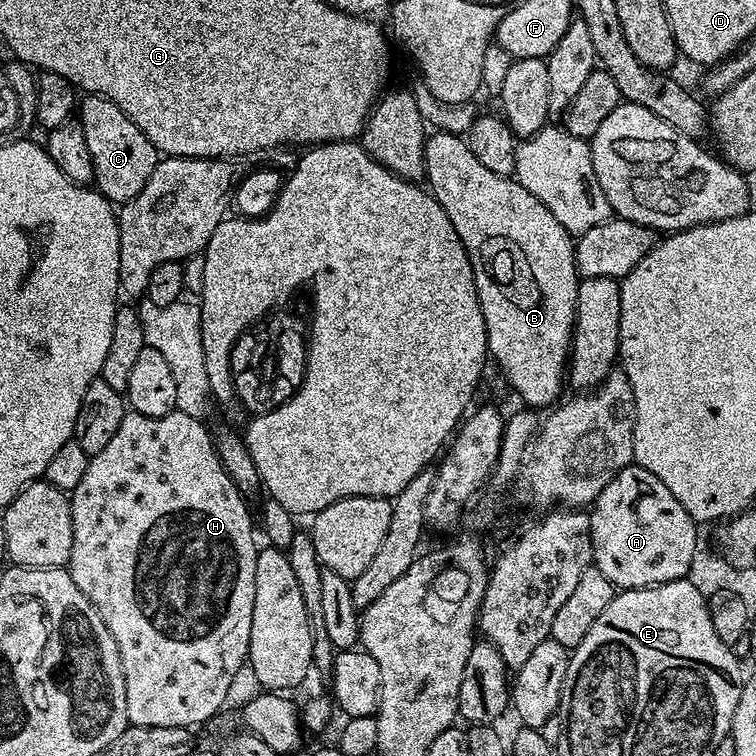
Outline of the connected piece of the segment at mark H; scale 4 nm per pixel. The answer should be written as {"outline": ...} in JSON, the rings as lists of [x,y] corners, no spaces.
{"outline":[[[173,409],[164,416],[148,416],[138,414],[137,412],[127,411],[124,415],[122,423],[118,426],[118,431],[114,434],[114,438],[110,438],[106,450],[102,450],[96,456],[89,459],[86,466],[86,474],[82,474],[82,482],[78,482],[78,486],[72,493],[70,499],[72,502],[72,521],[74,522],[74,546],[70,546],[70,558],[67,562],[68,573],[74,578],[74,586],[78,586],[78,590],[82,590],[82,594],[86,594],[86,598],[94,606],[94,610],[98,610],[98,614],[102,618],[102,622],[106,622],[106,630],[110,630],[110,634],[114,638],[114,642],[118,646],[118,654],[122,658],[122,674],[126,682],[126,714],[128,722],[131,726],[182,726],[183,728],[195,729],[196,724],[200,726],[207,725],[213,716],[221,711],[220,707],[228,700],[228,691],[232,688],[232,683],[236,680],[236,675],[240,672],[240,667],[245,667],[248,659],[248,647],[250,646],[250,622],[254,618],[254,574],[256,573],[256,554],[258,551],[258,543],[252,537],[252,524],[254,528],[254,516],[248,513],[249,501],[241,494],[233,480],[230,479],[228,472],[222,466],[220,456],[216,452],[215,441],[211,431],[208,432],[204,426],[204,422],[196,417],[188,416],[178,409]]]}

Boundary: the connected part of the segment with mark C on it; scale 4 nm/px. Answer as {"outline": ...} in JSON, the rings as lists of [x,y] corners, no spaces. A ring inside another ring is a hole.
{"outline":[[[85,95],[78,104],[78,119],[82,130],[86,130],[86,146],[90,149],[90,158],[94,162],[94,187],[97,192],[101,192],[106,199],[111,200],[113,205],[123,206],[130,203],[135,196],[150,182],[150,174],[154,174],[156,165],[160,163],[161,153],[104,96]],[[85,99],[85,100],[84,100]]]}

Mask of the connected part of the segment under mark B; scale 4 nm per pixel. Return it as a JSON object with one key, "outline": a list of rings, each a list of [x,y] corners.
{"outline":[[[433,131],[425,139],[424,175],[432,196],[442,206],[442,210],[446,210],[446,218],[450,218],[450,222],[454,222],[454,230],[458,230],[458,238],[462,238],[462,246],[466,246],[468,251],[482,318],[486,322],[489,357],[494,364],[496,360],[497,366],[504,371],[509,386],[528,403],[525,405],[529,409],[541,410],[540,408],[547,409],[549,406],[555,405],[561,399],[560,387],[565,387],[566,384],[566,369],[570,363],[572,350],[572,332],[576,328],[576,291],[580,280],[576,270],[576,245],[572,233],[562,226],[562,222],[558,222],[558,218],[554,218],[554,214],[550,214],[550,210],[546,206],[542,206],[542,202],[538,198],[534,198],[534,194],[530,194],[530,190],[526,190],[526,186],[519,184],[512,176],[499,176],[494,174],[494,170],[486,170],[486,166],[482,166],[482,162],[478,162],[478,158],[474,158],[467,143],[453,132]]]}

